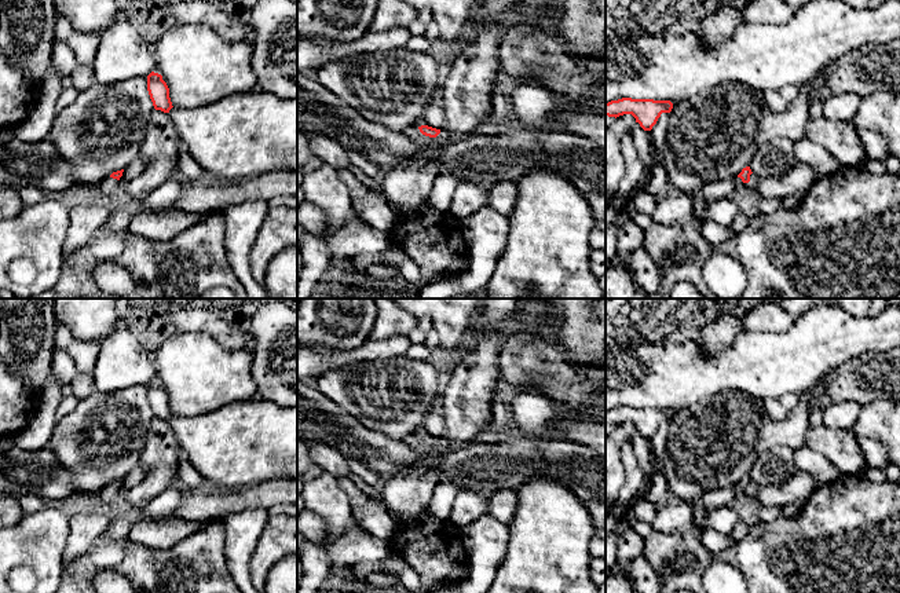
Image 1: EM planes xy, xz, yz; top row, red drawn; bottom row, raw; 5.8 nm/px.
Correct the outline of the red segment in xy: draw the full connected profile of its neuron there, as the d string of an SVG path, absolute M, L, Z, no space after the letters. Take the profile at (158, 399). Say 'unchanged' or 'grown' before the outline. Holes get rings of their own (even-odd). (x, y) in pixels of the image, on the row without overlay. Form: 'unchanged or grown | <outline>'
unchanged | M151 380L147 384L147 399L154 417L169 421L173 414L169 406L169 396L161 382Z

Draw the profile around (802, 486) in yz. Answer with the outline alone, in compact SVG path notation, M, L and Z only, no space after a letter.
M800 472L797 476L782 484L761 487L754 499L761 505L761 508L783 506L793 501L806 502L819 486L816 477Z

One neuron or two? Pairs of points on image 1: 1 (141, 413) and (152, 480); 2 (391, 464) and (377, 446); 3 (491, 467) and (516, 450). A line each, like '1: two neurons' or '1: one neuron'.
1: two neurons
2: one neuron
3: one neuron

